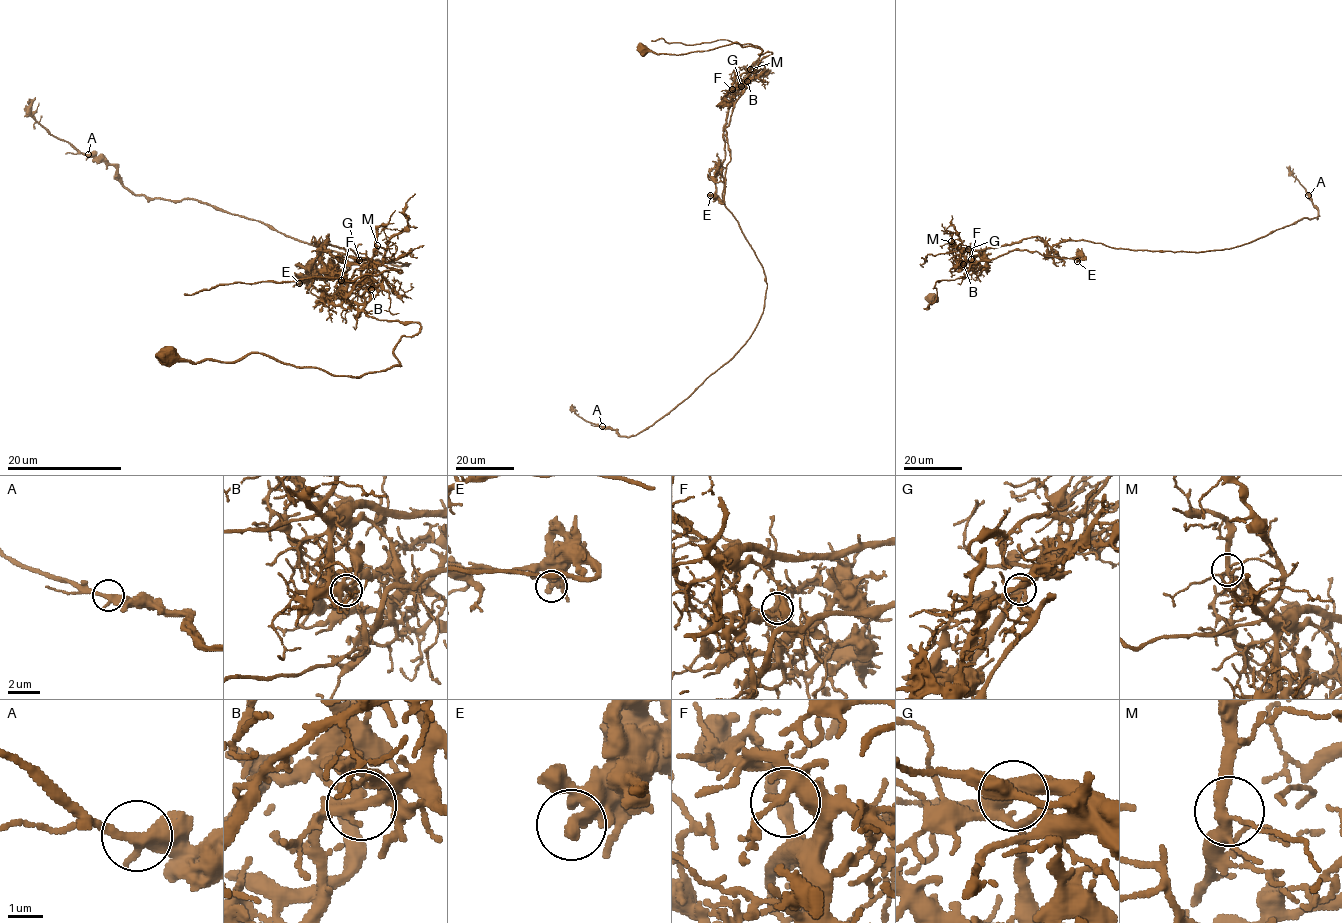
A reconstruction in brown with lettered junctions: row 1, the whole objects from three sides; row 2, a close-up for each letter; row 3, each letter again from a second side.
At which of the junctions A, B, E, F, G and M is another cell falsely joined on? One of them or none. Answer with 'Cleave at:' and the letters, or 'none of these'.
Cleave at: B

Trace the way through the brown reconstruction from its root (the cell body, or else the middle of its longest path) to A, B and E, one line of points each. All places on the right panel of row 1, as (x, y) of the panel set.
A: (931, 298), (924, 308), (937, 281), (961, 278), (992, 247), (1040, 237), (1231, 248), (1316, 218), (1308, 195)
B: (931, 298), (937, 301), (934, 297), (924, 308), (936, 299), (935, 282), (962, 277), (966, 273), (963, 264)
E: (931, 298), (924, 308), (937, 281), (961, 278), (984, 249), (1027, 238), (1077, 261)

